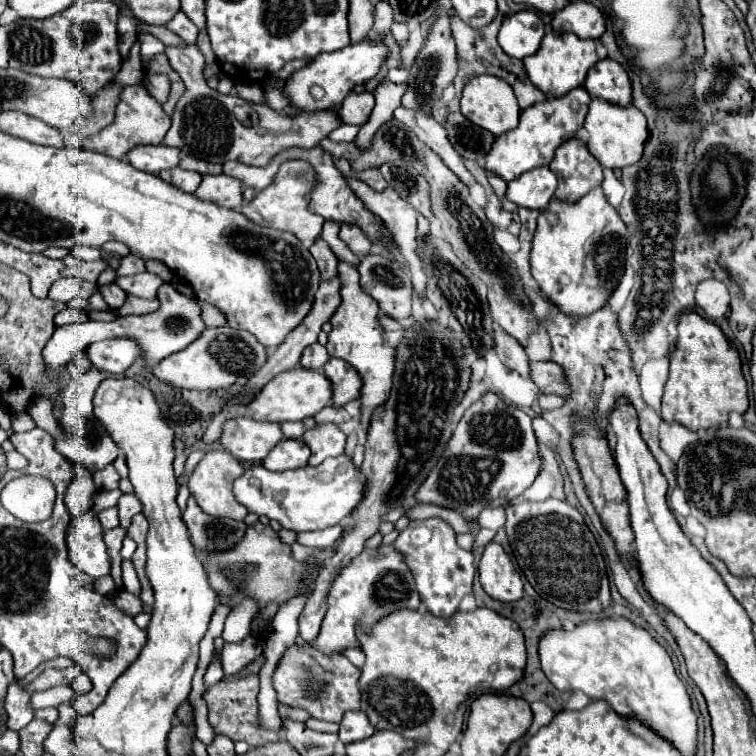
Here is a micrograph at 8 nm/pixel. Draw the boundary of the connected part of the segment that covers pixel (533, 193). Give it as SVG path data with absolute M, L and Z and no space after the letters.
M535 167L507 185L507 199L519 207L543 209L553 199L557 177L549 167Z

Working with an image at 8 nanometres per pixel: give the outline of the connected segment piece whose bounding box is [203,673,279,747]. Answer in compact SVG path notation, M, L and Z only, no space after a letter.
M251 673L243 677L241 681L219 681L215 687L209 687L203 695L207 707L209 707L209 723L217 735L225 735L231 741L245 741L251 747L261 747L265 743L279 741L277 731L269 731L259 727L259 677L257 673Z

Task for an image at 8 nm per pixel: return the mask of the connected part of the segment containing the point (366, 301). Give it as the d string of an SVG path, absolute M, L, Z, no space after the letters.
M339 261L339 281L341 281L341 305L331 317L331 333L327 341L327 351L331 357L339 357L353 365L359 375L363 377L363 387L361 387L361 401L363 401L363 425L365 429L369 427L371 413L377 405L385 403L391 391L391 379L395 371L395 349L393 347L383 347L383 331L377 323L379 307L377 301L373 301L369 295L365 295L359 287L359 273L357 267L345 261Z

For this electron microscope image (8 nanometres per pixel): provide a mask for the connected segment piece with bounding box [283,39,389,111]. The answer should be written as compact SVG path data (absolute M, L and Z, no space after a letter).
M363 39L339 51L321 53L313 61L309 61L307 67L299 69L297 73L293 73L291 79L287 79L283 93L291 97L291 105L299 107L301 111L319 111L319 109L329 109L333 105L341 105L345 95L349 95L349 91L353 89L353 85L367 83L379 73L387 57L389 57L389 49L381 39L379 41Z

